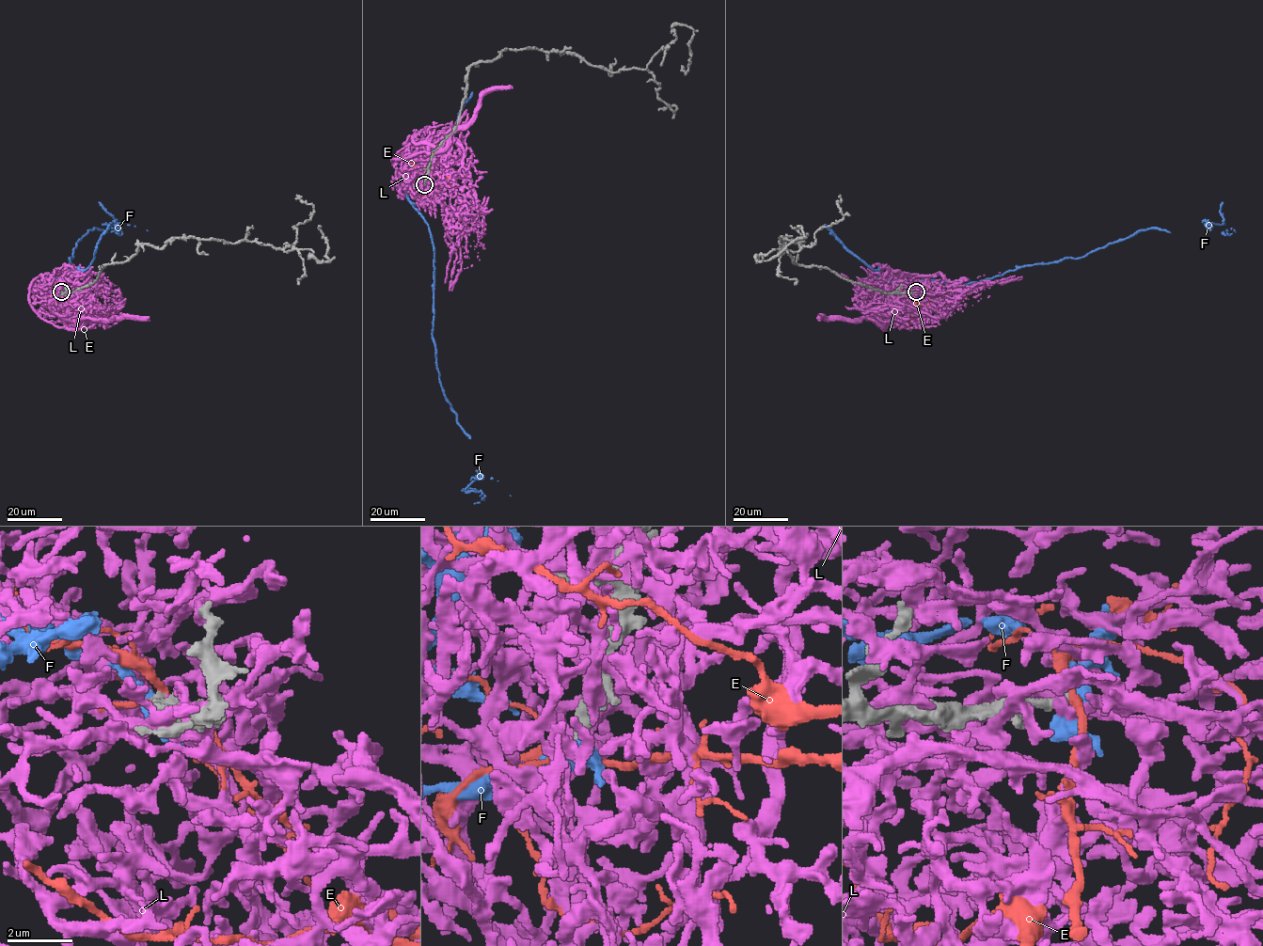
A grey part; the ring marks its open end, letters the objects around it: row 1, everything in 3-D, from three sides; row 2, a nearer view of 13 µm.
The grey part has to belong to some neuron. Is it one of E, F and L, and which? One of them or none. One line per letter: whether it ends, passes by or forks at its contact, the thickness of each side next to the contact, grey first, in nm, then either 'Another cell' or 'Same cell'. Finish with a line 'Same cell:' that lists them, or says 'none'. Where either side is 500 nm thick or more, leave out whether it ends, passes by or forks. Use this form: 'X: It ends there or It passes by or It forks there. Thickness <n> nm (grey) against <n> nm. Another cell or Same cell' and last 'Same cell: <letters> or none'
E: It forks there. Thickness 360 nm (grey) against 200 nm. Another cell
F: Thickness 400 nm (grey) against 500 nm. Another cell
L: It ends there. Thickness 400 nm (grey) against 400 nm. Another cell
Same cell: none

